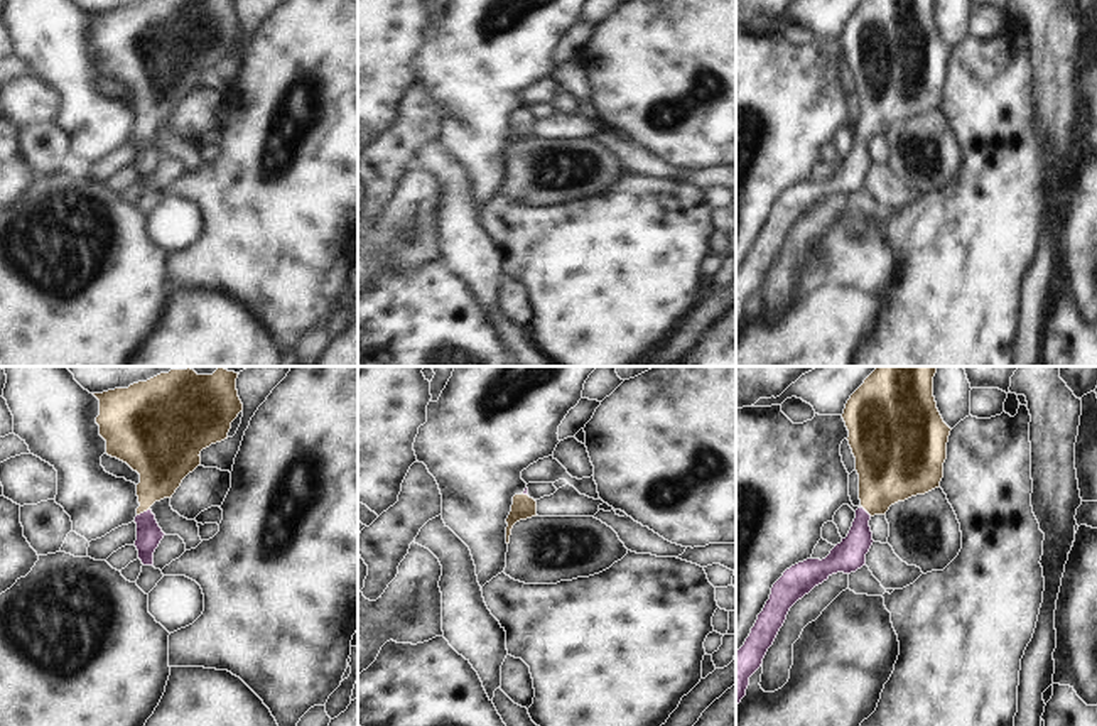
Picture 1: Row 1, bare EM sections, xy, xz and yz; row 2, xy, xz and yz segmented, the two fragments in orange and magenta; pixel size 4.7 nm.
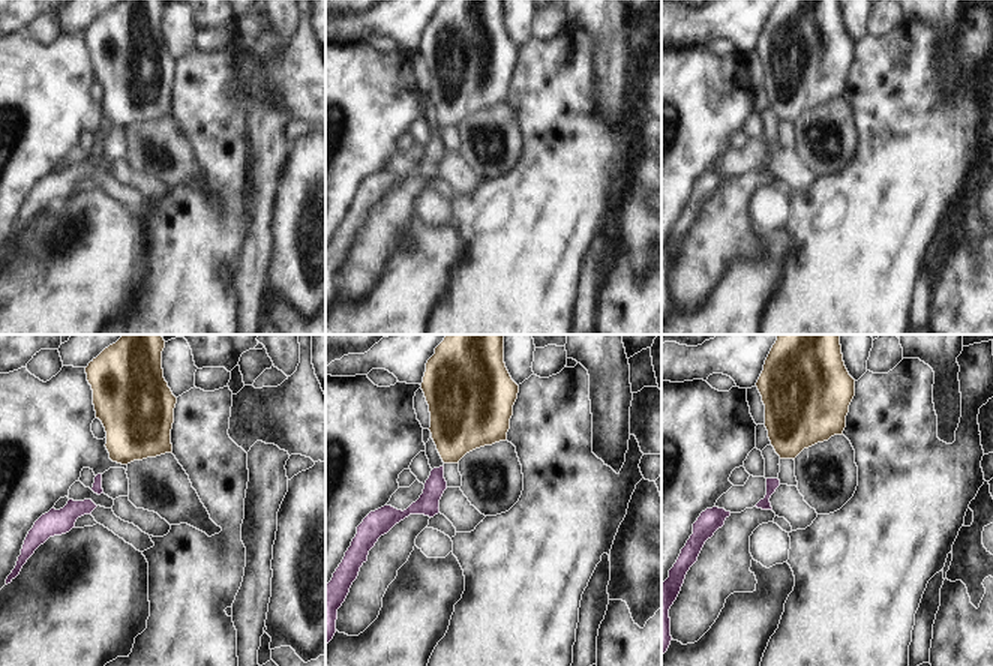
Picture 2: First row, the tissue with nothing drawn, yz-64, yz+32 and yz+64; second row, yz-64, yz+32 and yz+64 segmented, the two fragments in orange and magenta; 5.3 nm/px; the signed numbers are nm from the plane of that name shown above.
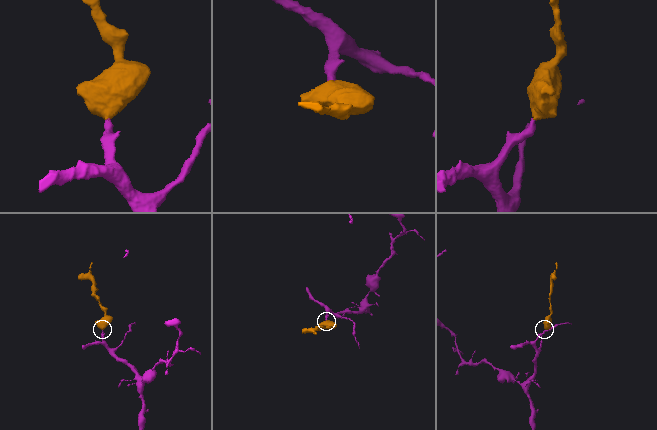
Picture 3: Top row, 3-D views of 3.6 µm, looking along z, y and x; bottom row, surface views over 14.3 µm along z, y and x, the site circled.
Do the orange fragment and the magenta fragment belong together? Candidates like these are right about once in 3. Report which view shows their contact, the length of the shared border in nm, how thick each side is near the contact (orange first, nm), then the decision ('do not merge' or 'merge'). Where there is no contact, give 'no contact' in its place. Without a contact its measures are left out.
xy | 70 nm | 240/120 nm | merge

